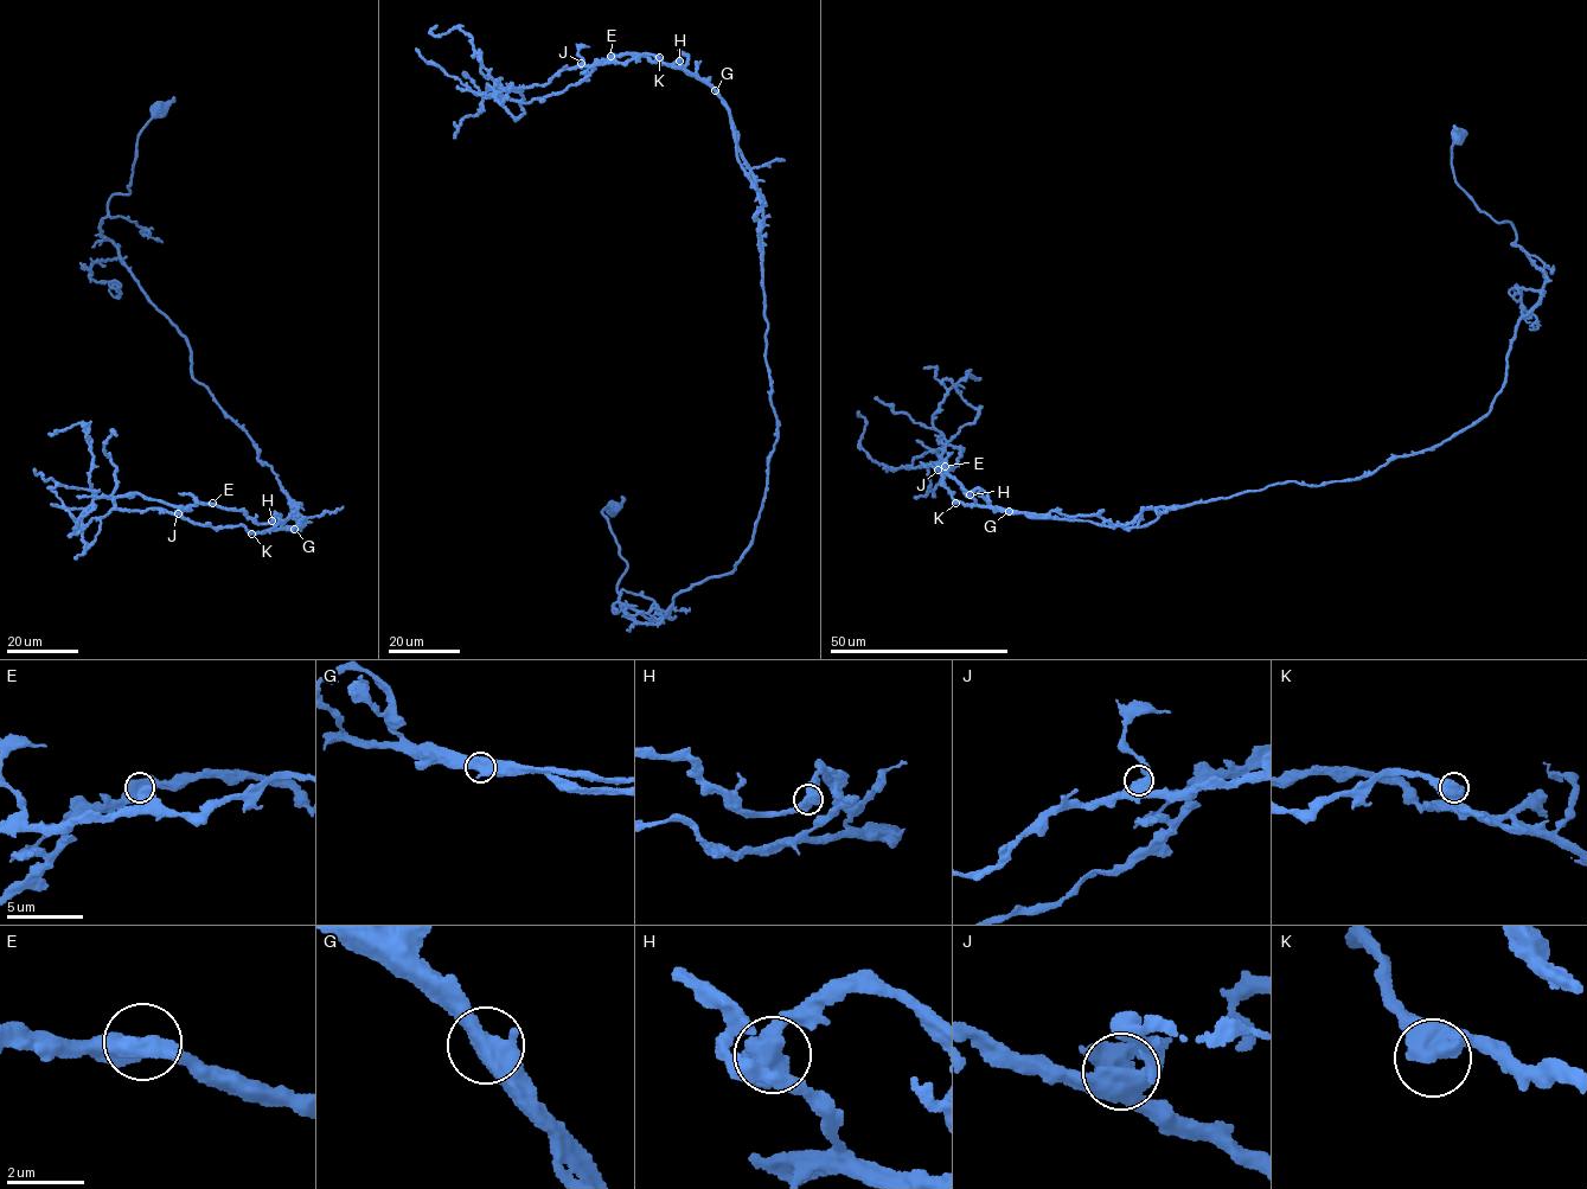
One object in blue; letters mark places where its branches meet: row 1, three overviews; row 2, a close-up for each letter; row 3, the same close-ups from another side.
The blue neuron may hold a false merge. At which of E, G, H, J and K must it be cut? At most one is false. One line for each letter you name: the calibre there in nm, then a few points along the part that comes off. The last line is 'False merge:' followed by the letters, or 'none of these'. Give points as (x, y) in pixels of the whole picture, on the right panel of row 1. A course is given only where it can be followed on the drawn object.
G: 650 nm | (1009, 512), (953, 498), (941, 484), (941, 458), (914, 467), (875, 461), (861, 445), (865, 423), (857, 411)
False merge: G

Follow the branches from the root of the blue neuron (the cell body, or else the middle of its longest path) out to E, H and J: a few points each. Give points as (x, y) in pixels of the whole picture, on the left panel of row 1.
E: (155, 110), (101, 231), (185, 338), (193, 378), (277, 474), (301, 530), (212, 503)
H: (155, 110), (101, 231), (185, 338), (193, 378), (277, 474), (301, 530), (272, 521)
J: (155, 110), (101, 231), (185, 338), (193, 378), (277, 474), (301, 530), (178, 513)

